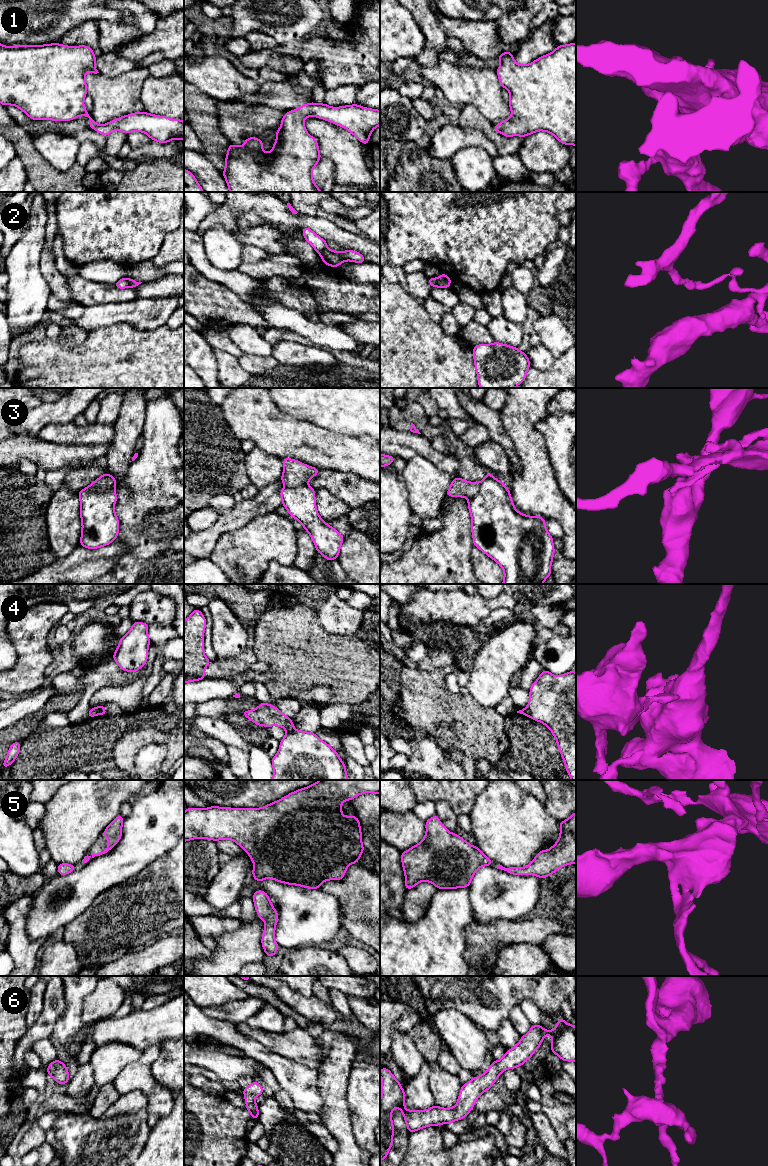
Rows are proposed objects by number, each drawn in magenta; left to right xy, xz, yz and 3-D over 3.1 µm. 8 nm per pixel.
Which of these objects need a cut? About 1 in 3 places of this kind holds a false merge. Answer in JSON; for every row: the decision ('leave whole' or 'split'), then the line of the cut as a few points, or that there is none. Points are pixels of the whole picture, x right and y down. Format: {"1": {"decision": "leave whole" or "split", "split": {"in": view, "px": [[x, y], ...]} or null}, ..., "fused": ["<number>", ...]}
{"1": {"decision": "leave whole", "split": null}, "2": {"decision": "split", "split": {"in": "xy", "px": [[126, 277], [129, 286]]}}, "3": {"decision": "leave whole", "split": null}, "4": {"decision": "split", "split": {"in": "xy", "px": [[94, 708], [96, 714]]}}, "5": {"decision": "leave whole", "split": null}, "6": {"decision": "leave whole", "split": null}, "fused": ["2", "4"]}

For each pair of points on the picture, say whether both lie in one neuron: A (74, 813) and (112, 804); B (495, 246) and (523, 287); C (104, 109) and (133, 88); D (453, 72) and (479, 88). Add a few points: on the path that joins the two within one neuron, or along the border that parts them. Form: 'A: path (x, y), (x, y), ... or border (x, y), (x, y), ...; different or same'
A: path (83, 808), (88, 804), (103, 804); same
B: border (517, 264), (524, 265); different
C: path (111, 102), (126, 89); same
D: path (459, 78), (466, 85), (473, 85); same

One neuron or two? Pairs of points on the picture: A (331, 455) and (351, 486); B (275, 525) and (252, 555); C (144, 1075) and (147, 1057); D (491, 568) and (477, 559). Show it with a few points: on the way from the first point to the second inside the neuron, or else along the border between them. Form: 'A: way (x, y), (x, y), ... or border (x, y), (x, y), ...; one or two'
A: border (319, 468), (352, 472), (365, 478); two
B: way (270, 532), (254, 548); one
C: way (144, 1071), (145, 1061); one
D: way (488, 568), (480, 562); one

